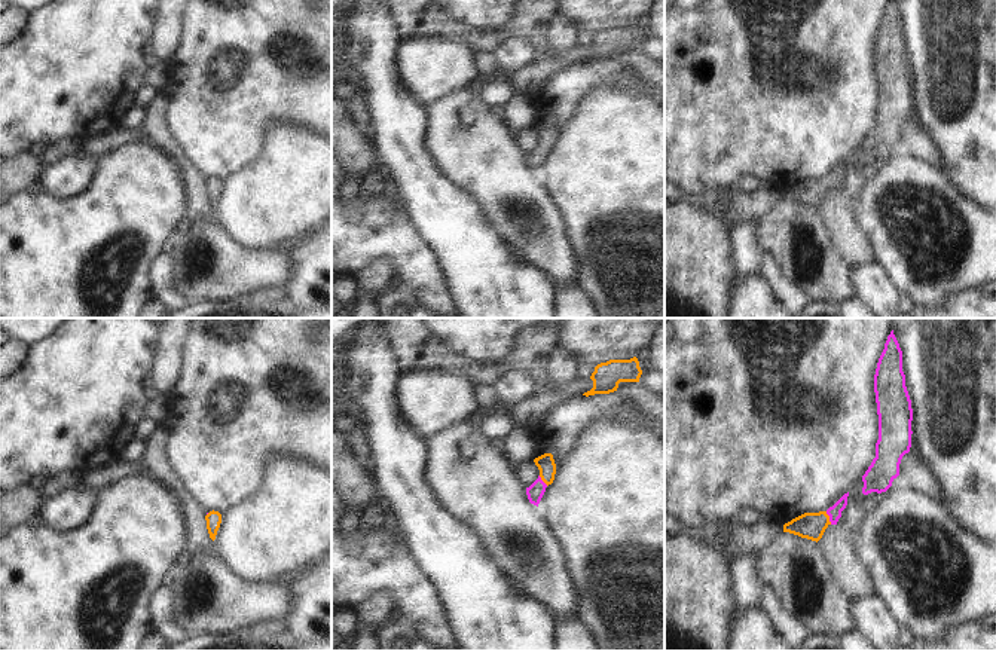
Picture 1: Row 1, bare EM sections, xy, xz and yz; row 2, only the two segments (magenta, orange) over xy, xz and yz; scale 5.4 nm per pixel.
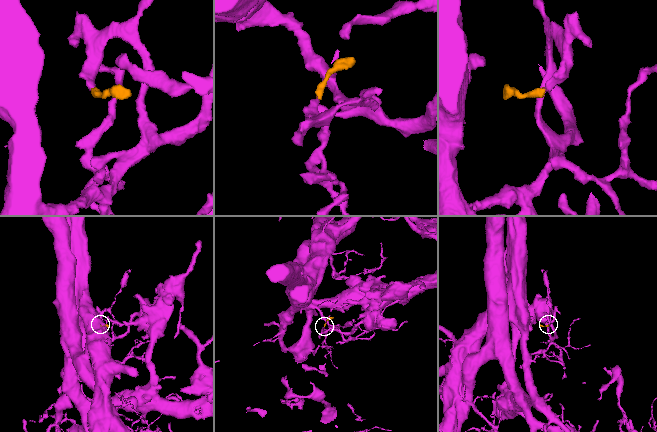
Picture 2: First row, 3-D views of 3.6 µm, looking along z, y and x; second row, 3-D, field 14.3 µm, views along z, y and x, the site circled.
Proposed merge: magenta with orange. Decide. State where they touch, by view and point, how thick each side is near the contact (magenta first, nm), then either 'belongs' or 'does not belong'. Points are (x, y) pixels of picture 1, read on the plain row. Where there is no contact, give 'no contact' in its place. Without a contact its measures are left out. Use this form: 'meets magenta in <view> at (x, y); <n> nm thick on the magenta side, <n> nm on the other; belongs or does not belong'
meets magenta in yz at (830, 185); 70 nm thick on the magenta side, 140 nm on the other; belongs

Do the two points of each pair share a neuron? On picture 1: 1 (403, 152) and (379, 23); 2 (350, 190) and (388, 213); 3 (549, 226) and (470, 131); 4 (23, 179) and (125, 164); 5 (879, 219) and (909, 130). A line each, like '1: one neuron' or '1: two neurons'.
1: one neuron
2: two neurons
3: one neuron
4: two neurons
5: two neurons

